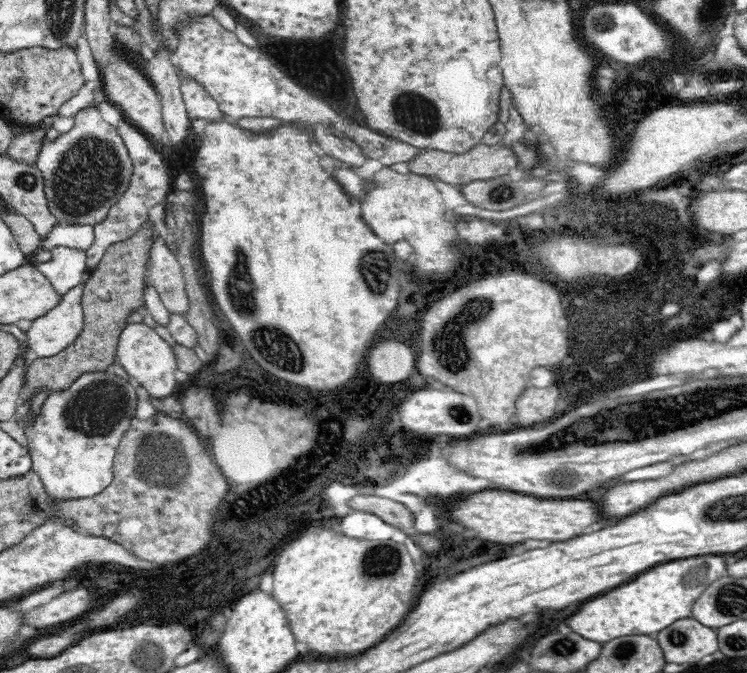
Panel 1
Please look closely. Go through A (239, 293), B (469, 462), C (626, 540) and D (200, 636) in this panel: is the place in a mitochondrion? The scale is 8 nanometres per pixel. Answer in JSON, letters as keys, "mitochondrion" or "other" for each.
{"A":"mitochondrion","B":"other","C":"other","D":"other"}

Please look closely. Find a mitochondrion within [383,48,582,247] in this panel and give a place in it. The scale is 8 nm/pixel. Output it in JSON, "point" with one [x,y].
{"point":[416,113]}

